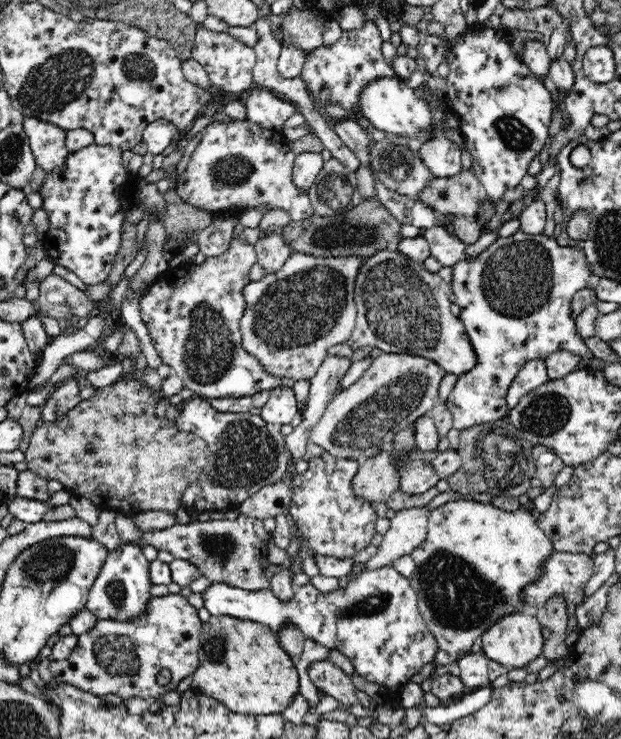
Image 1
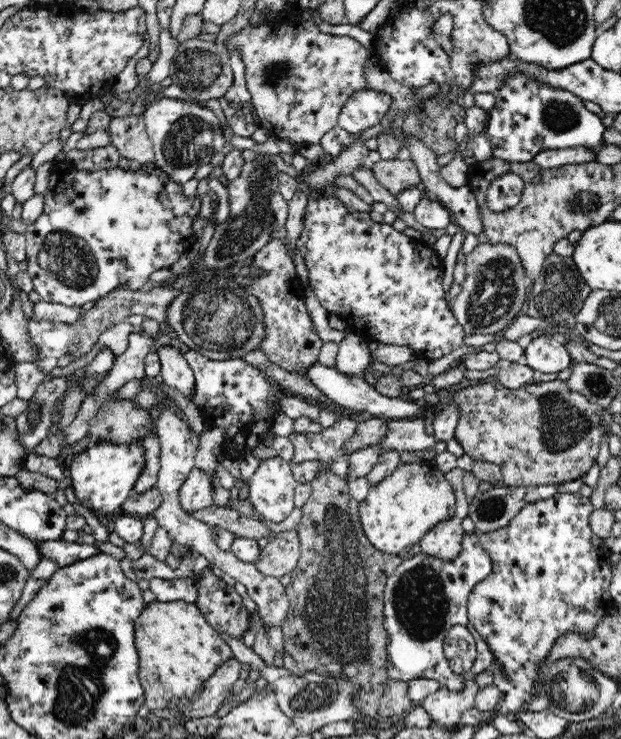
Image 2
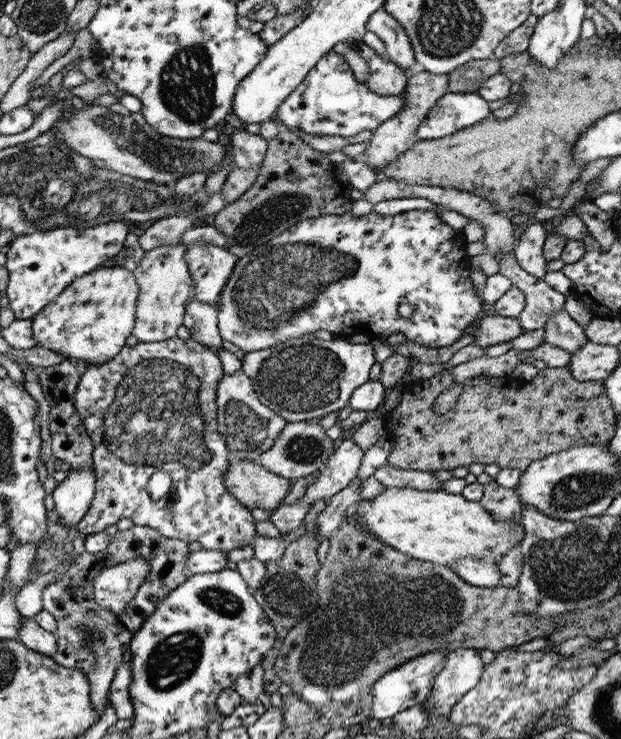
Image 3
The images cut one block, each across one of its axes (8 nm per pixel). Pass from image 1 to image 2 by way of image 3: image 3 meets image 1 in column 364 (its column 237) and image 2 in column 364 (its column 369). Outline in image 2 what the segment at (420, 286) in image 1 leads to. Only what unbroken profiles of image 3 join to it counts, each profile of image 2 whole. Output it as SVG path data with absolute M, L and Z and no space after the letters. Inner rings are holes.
M311 196L307 200L304 213L304 227L299 237L299 252L303 257L304 266L308 273L308 288L315 294L318 302L330 313L336 313L346 322L348 329L356 332L363 340L376 341L380 345L409 346L416 356L427 360L435 361L452 351L456 350L463 343L465 330L457 321L457 318L450 313L450 309L444 303L444 293L442 293L442 276L444 272L444 263L436 253L433 245L428 244L424 239L412 239L406 235L404 231L398 231L392 227L392 224L384 223L384 221L375 222L369 215L368 211L360 211L350 206L346 206L340 199L334 196Z

